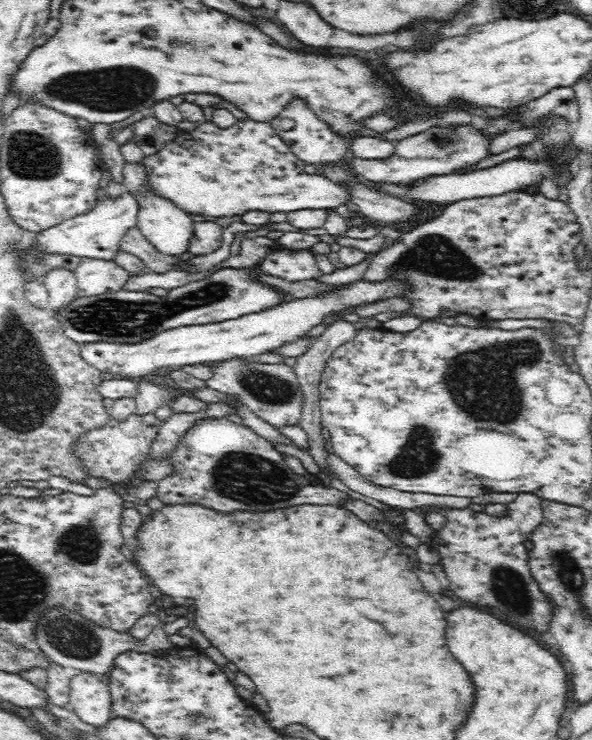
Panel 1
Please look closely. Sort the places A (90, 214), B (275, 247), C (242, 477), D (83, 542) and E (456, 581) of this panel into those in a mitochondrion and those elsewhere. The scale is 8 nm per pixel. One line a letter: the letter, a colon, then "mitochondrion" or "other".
A: other
B: other
C: mitochondrion
D: mitochondrion
E: other

